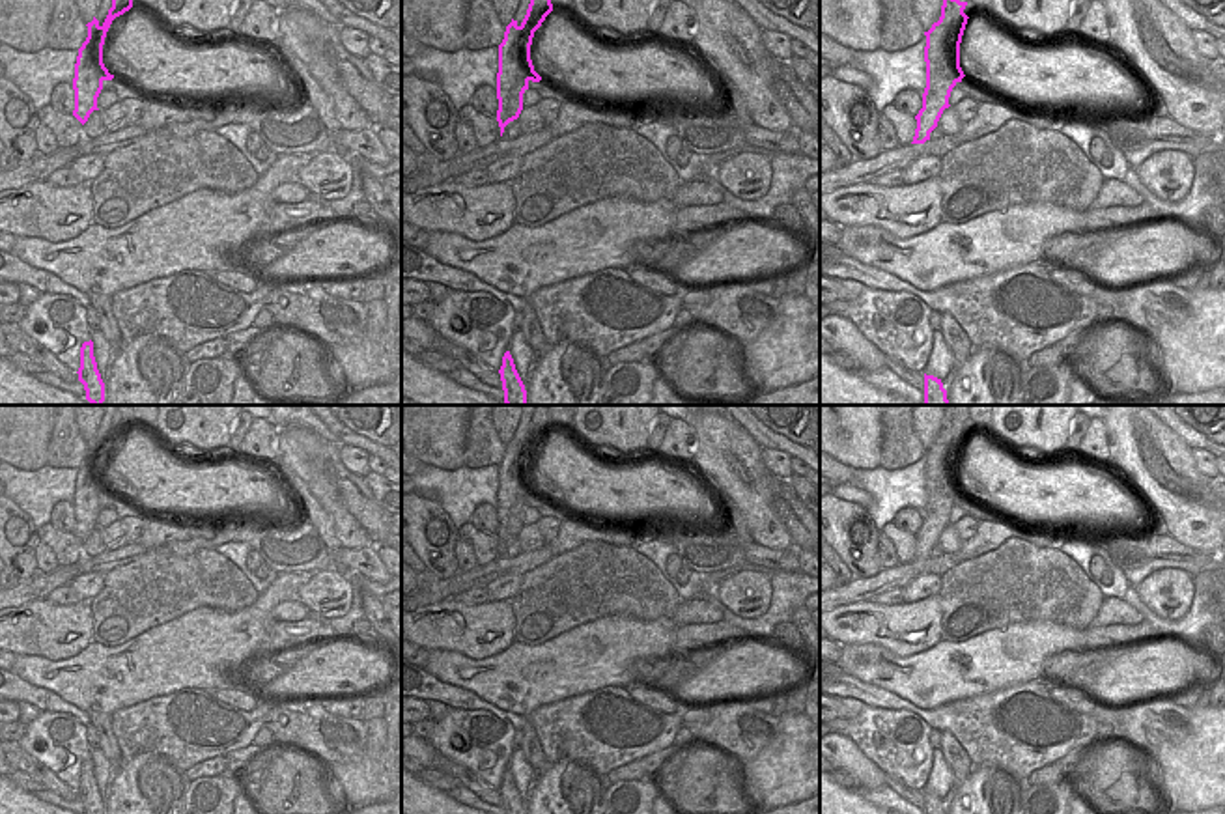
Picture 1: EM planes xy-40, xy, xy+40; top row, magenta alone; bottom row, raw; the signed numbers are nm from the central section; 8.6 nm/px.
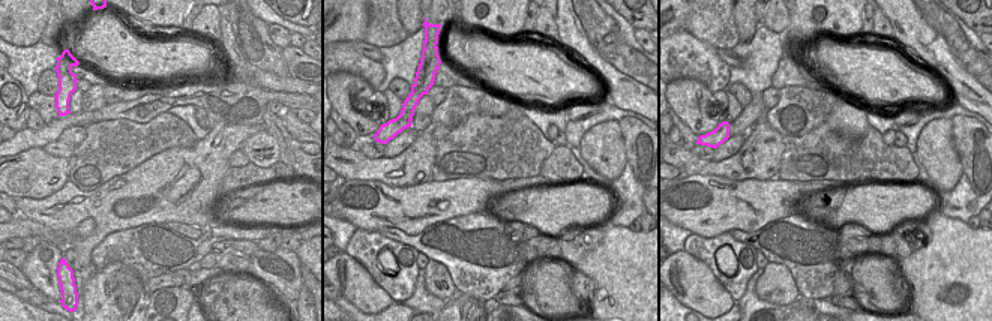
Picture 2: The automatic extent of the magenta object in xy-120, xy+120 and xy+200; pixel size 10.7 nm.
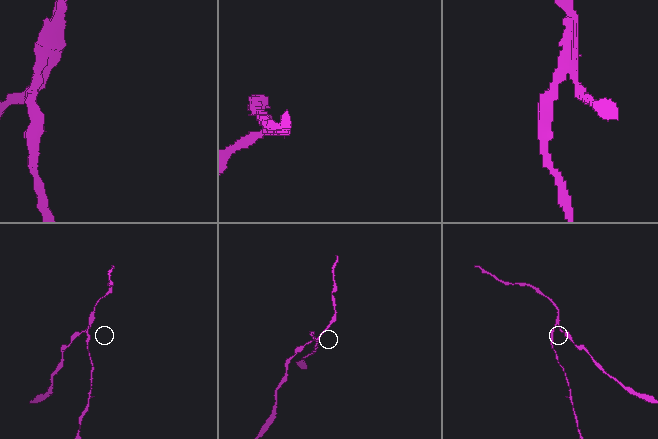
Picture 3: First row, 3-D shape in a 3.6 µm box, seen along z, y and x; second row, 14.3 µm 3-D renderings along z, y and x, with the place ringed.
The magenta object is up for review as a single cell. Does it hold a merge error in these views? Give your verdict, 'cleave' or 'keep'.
cleave

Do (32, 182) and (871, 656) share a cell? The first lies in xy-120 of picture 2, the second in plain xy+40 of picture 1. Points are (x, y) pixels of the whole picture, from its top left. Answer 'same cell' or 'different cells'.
different cells

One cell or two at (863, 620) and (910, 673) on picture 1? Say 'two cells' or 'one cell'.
two cells

